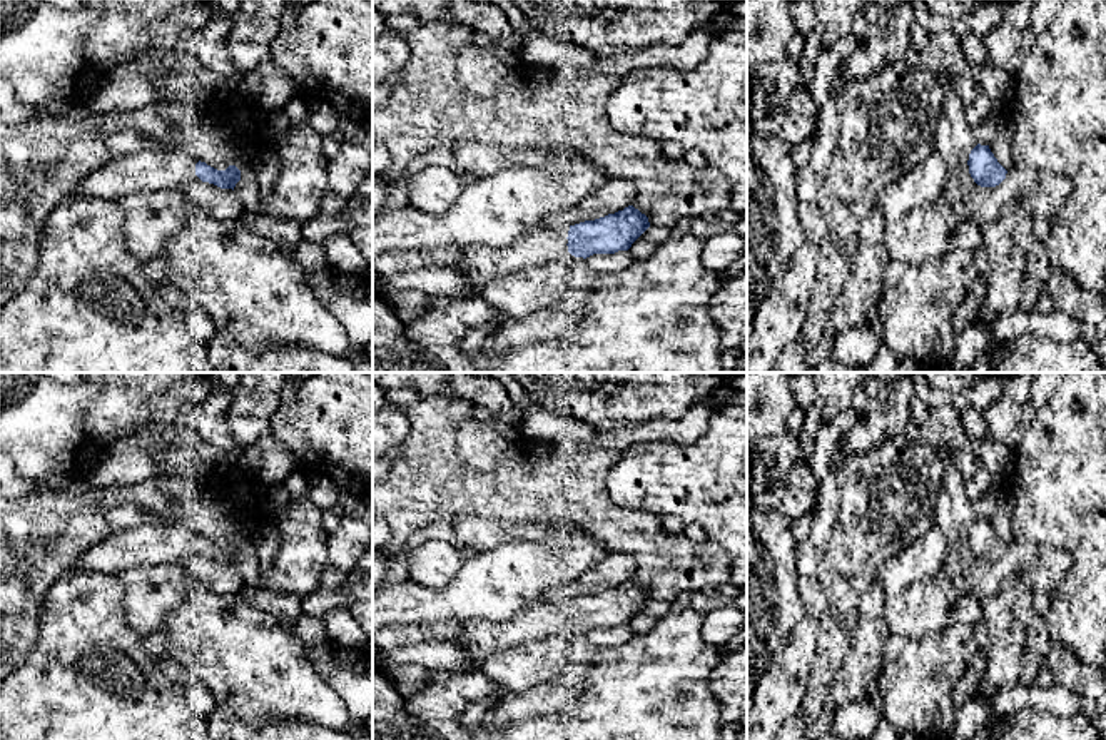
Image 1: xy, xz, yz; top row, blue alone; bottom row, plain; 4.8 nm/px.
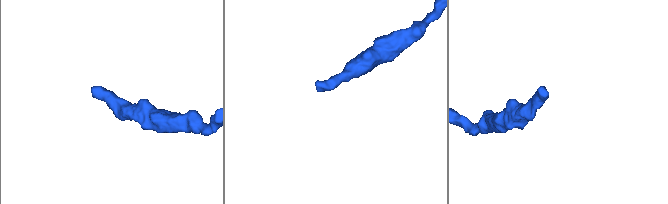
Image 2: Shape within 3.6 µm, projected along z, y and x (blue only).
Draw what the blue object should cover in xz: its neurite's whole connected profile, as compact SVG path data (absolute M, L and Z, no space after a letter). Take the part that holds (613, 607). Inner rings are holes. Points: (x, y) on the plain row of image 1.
M628 580L615 588L570 600L566 618L561 616L558 603L541 598L498 623L485 618L469 620L453 640L466 648L469 661L481 665L496 651L538 641L565 626L586 633L593 628L628 625L648 601L648 591Z

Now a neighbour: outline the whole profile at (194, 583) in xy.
M195 546L177 565L187 578L187 596L199 595L202 583L221 596L239 595L244 588L242 576L232 563L202 556Z

